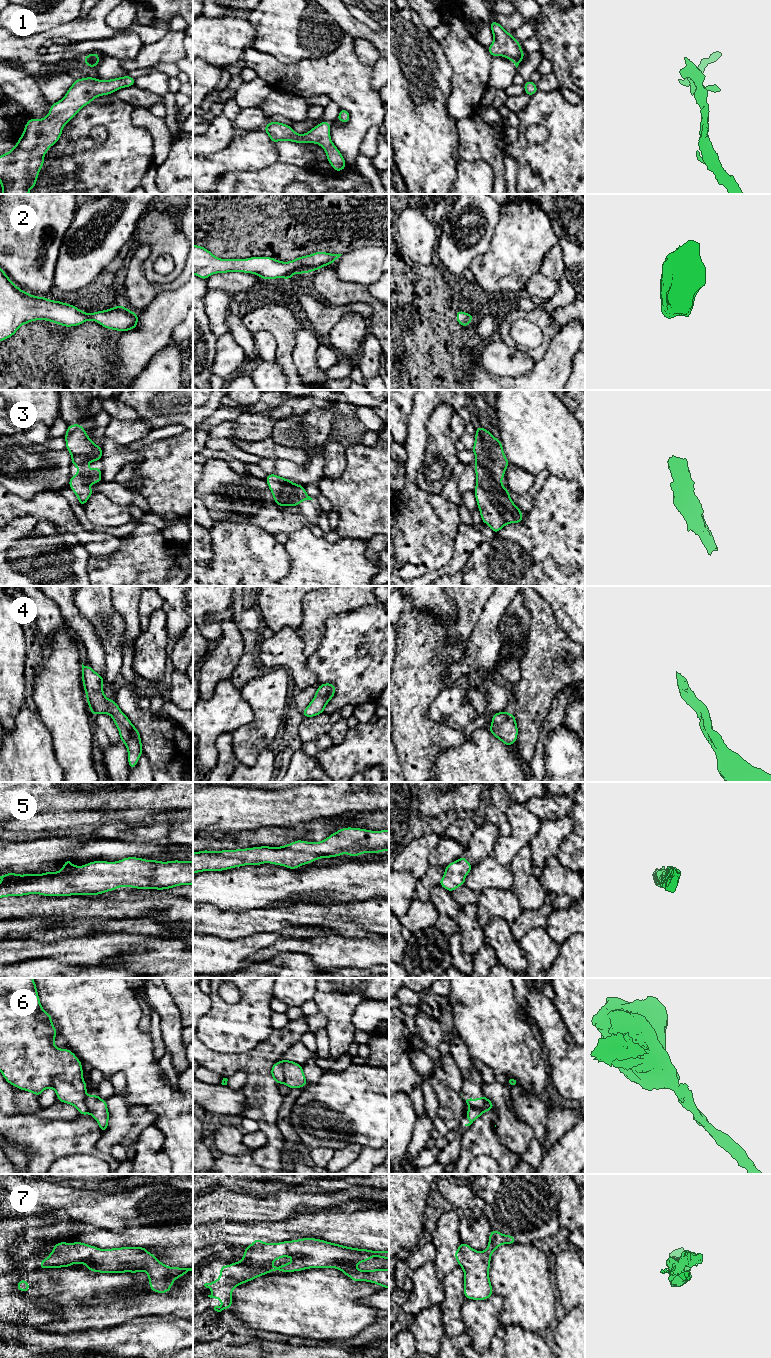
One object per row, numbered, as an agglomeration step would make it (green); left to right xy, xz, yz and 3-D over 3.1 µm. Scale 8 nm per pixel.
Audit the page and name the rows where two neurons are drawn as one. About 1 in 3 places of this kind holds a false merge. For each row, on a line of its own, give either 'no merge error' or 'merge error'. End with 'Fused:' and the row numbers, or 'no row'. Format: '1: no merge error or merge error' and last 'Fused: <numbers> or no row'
1: no merge error
2: no merge error
3: no merge error
4: no merge error
5: no merge error
6: merge error
7: merge error
Fused: 6, 7

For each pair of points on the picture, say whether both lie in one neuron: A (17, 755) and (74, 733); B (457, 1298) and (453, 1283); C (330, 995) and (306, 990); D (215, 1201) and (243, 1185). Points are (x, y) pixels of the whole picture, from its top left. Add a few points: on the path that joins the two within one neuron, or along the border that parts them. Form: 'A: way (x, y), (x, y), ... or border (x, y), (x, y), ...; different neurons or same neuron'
A: border (41, 720), (50, 732), (54, 755), (59, 763); different neurons
B: way (453, 1294), (453, 1287); same neuron
C: border (317, 988), (313, 999); different neurons
D: border (209, 1191), (226, 1187), (256, 1195); different neurons

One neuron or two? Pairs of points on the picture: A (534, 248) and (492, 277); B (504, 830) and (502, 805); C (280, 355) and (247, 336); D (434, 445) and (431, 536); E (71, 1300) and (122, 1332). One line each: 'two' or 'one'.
A: one
B: one
C: two
D: two
E: two

